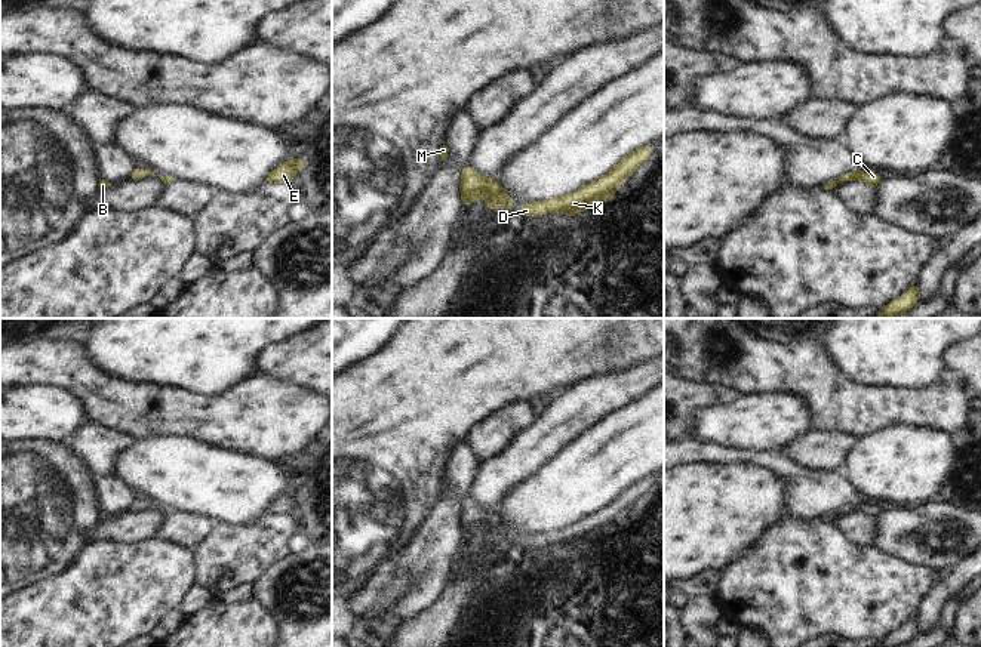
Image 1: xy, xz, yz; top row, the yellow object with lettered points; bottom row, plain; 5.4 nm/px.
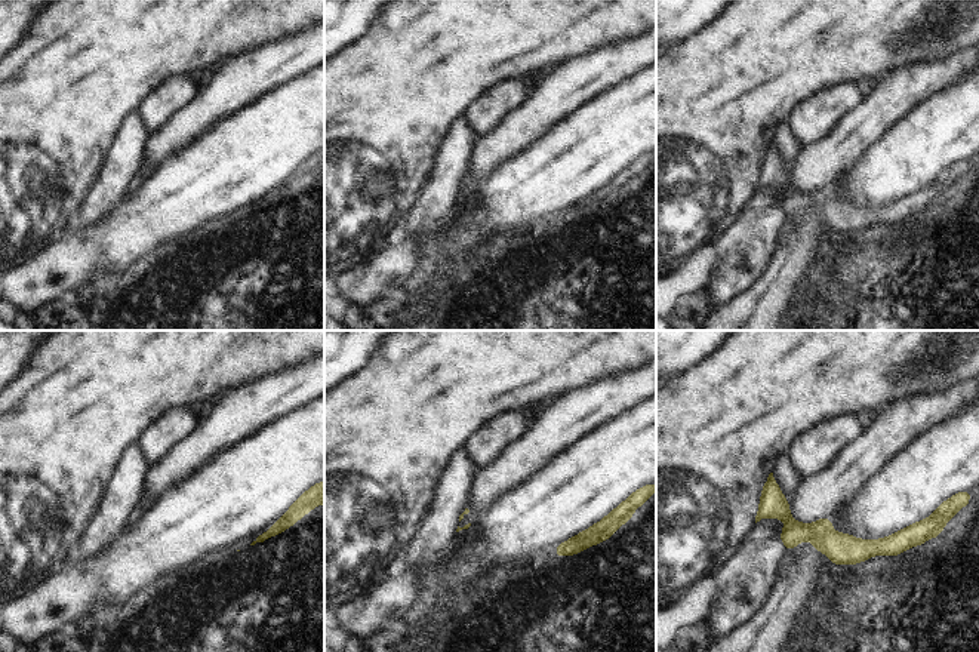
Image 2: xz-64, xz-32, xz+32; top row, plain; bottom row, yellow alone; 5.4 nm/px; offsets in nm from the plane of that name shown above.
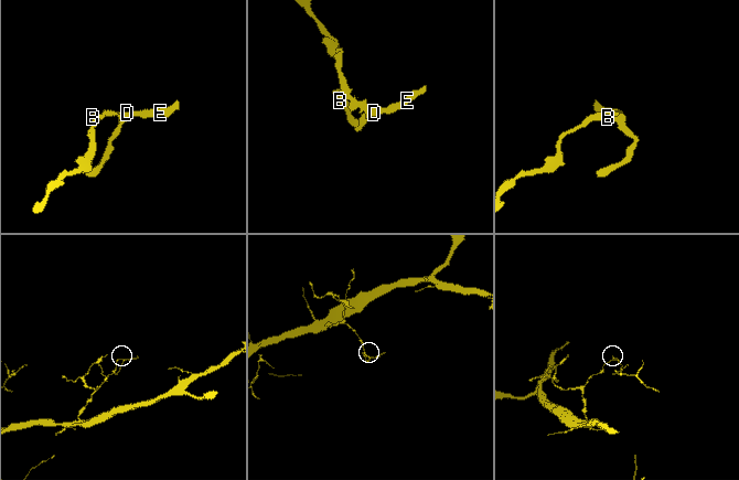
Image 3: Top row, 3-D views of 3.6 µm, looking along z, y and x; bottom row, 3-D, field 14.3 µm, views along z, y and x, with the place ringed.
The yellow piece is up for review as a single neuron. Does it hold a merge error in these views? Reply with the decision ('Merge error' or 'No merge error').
No merge error

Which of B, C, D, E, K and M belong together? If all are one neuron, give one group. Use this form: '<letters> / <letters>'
B C D E K M

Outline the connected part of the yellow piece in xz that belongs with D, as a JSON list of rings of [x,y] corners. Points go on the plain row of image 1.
[[[645,477],[628,486],[622,493],[616,495],[616,497],[605,508],[600,508],[599,511],[560,530],[525,534],[519,539],[519,546],[536,549],[548,543],[578,546],[590,537],[600,537],[615,527],[619,515],[636,503],[652,487],[652,484],[652,477]]]

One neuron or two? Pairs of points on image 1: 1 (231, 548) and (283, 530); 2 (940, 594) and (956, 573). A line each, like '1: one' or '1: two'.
1: one
2: one

